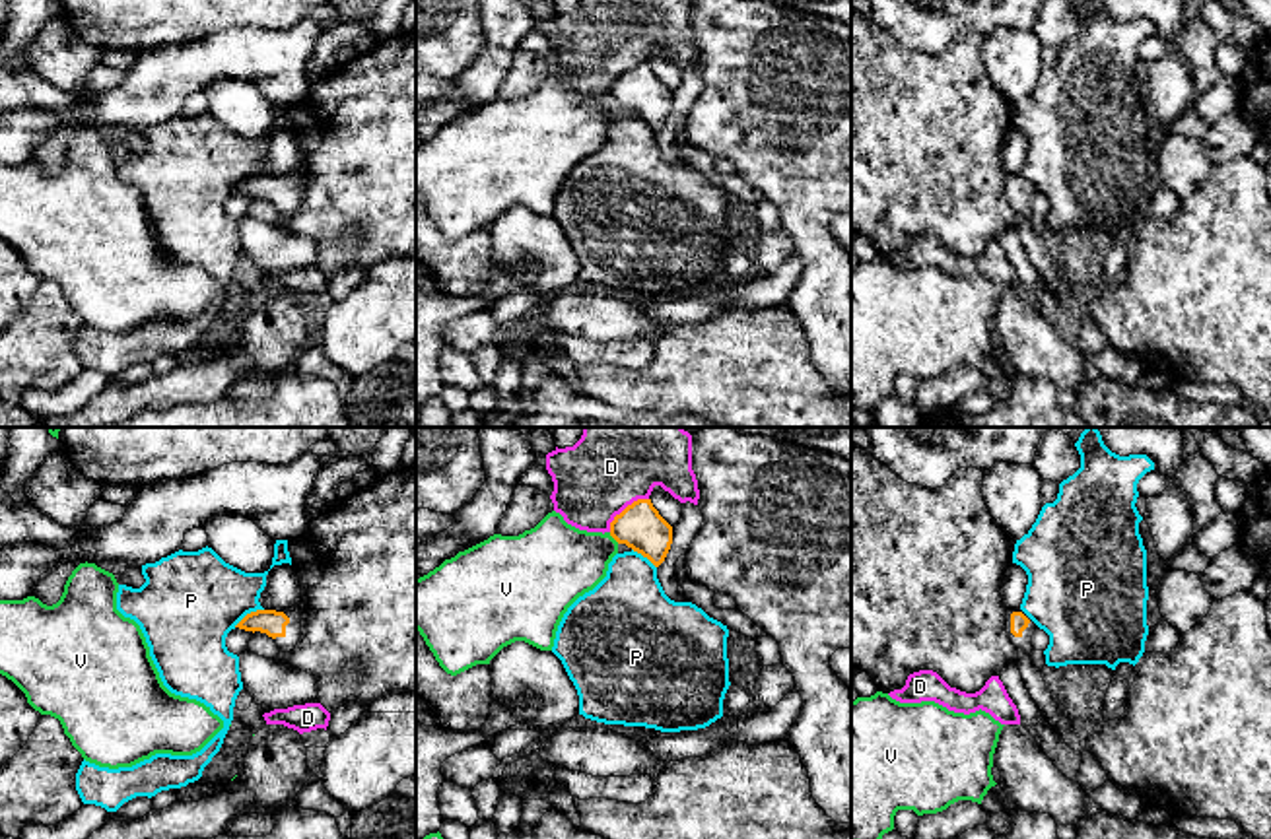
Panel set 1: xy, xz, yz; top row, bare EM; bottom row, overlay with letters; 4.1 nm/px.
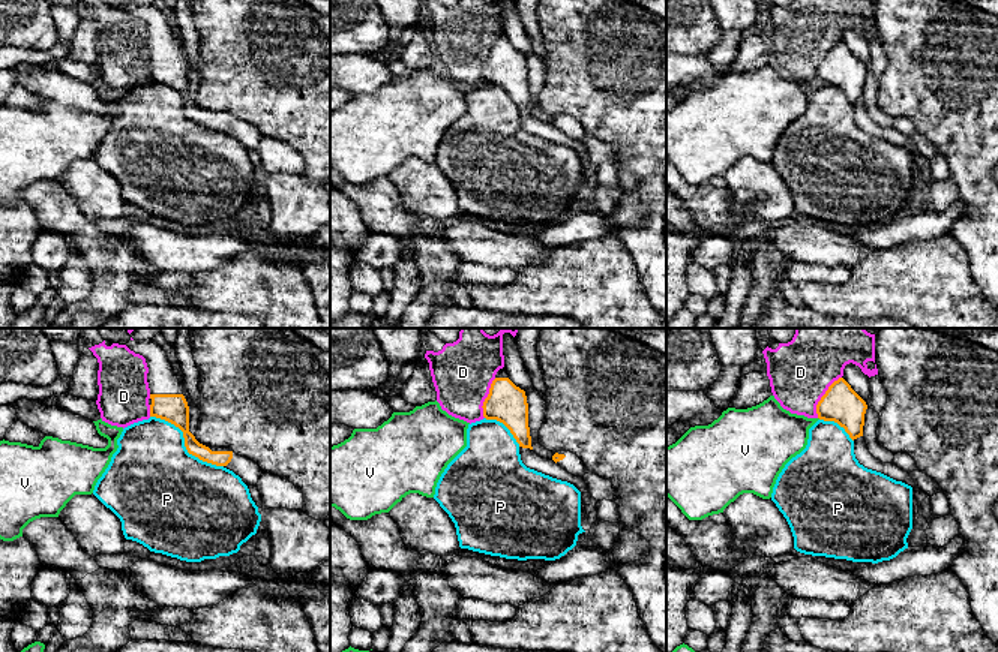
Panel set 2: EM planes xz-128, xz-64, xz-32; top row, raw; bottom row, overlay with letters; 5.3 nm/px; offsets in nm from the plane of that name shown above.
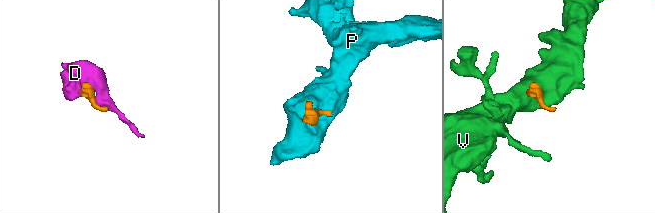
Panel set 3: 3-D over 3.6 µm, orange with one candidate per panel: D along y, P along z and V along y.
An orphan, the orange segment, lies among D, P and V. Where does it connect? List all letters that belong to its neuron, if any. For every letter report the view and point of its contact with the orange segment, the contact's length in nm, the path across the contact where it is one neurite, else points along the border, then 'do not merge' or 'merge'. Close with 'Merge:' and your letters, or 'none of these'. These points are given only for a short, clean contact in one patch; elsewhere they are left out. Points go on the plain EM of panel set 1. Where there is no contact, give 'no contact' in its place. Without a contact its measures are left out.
D: meets orange in xz at (626, 72); contact 220 nm long; border along xz (648, 63), (628, 68), (615, 82), (609, 96); do not merge
P: meets orange in xy at (247, 179); contact 150 nm long; do not merge
V: meets orange in xz at (615, 103); contact 60 nm long; border along xz (609, 98), (618, 107); do not merge
Merge: none of these

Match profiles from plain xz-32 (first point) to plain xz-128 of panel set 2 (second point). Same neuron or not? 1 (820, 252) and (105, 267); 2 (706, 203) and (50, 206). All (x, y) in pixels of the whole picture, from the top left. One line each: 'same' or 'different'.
1: different
2: same

